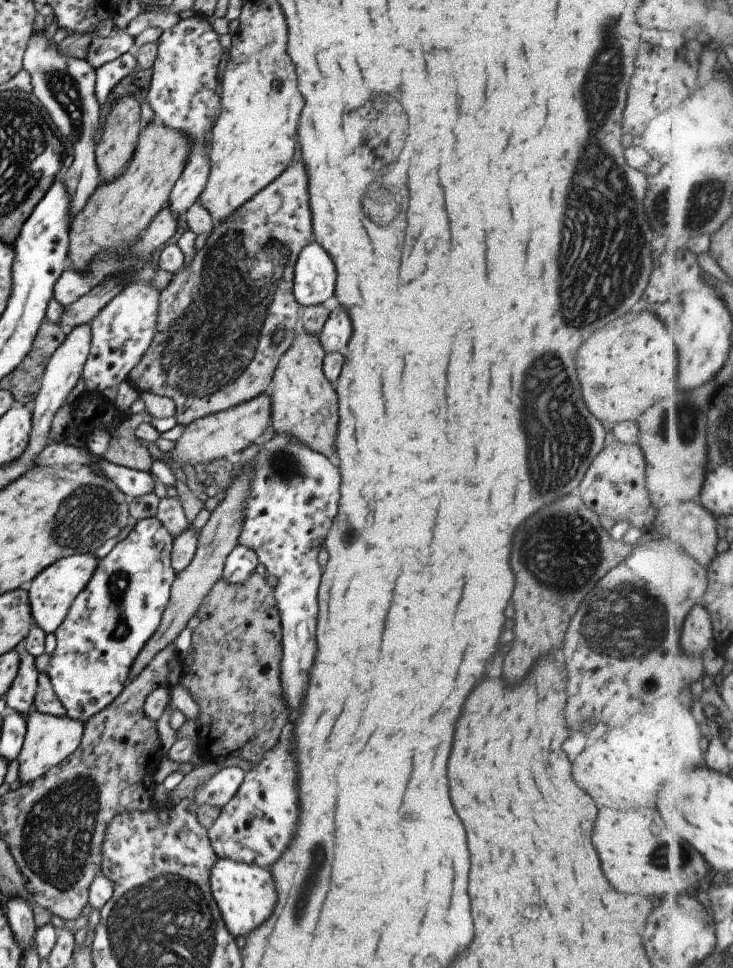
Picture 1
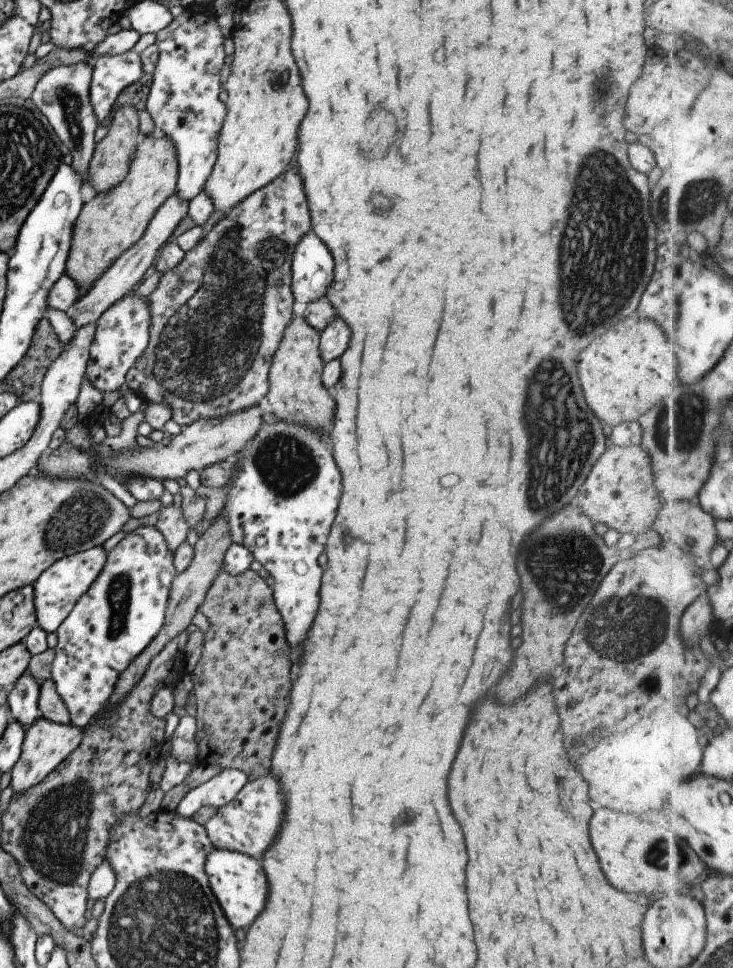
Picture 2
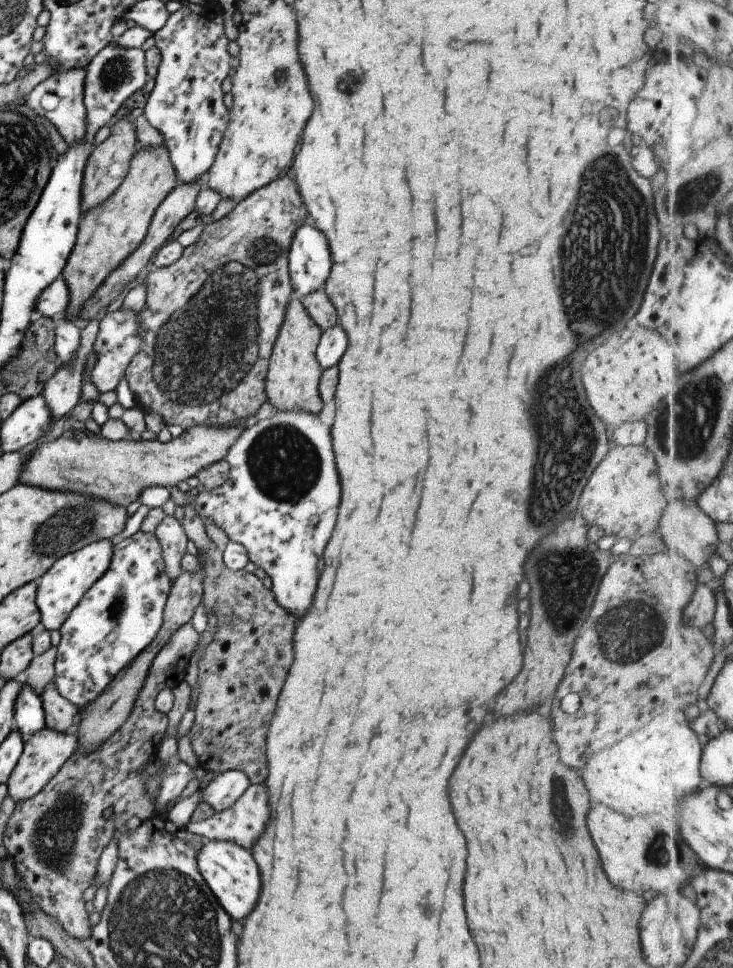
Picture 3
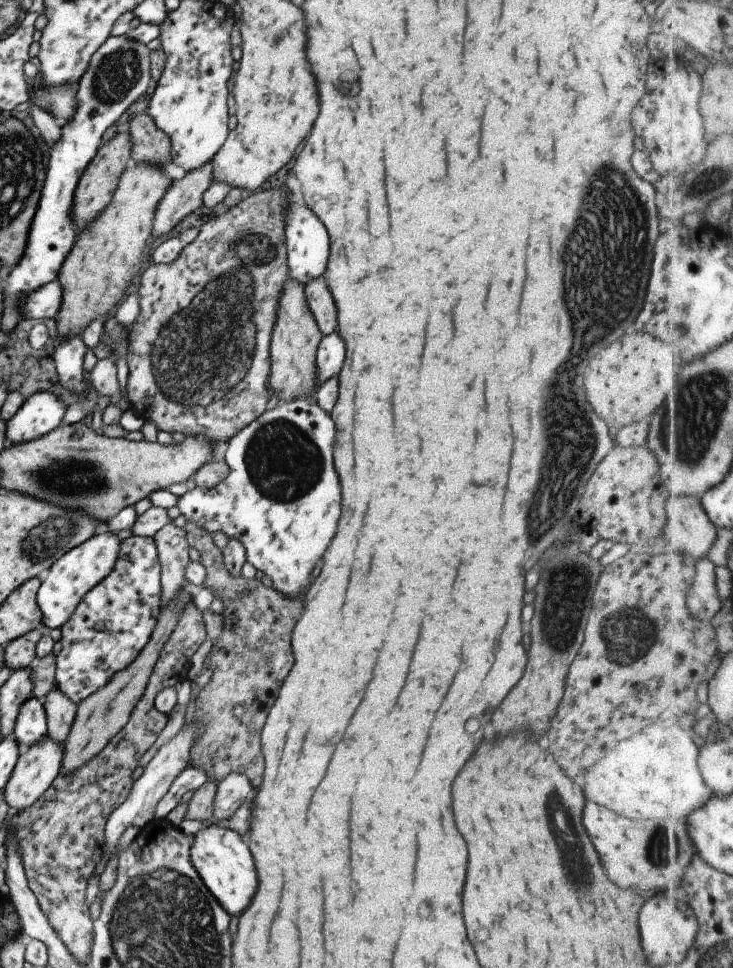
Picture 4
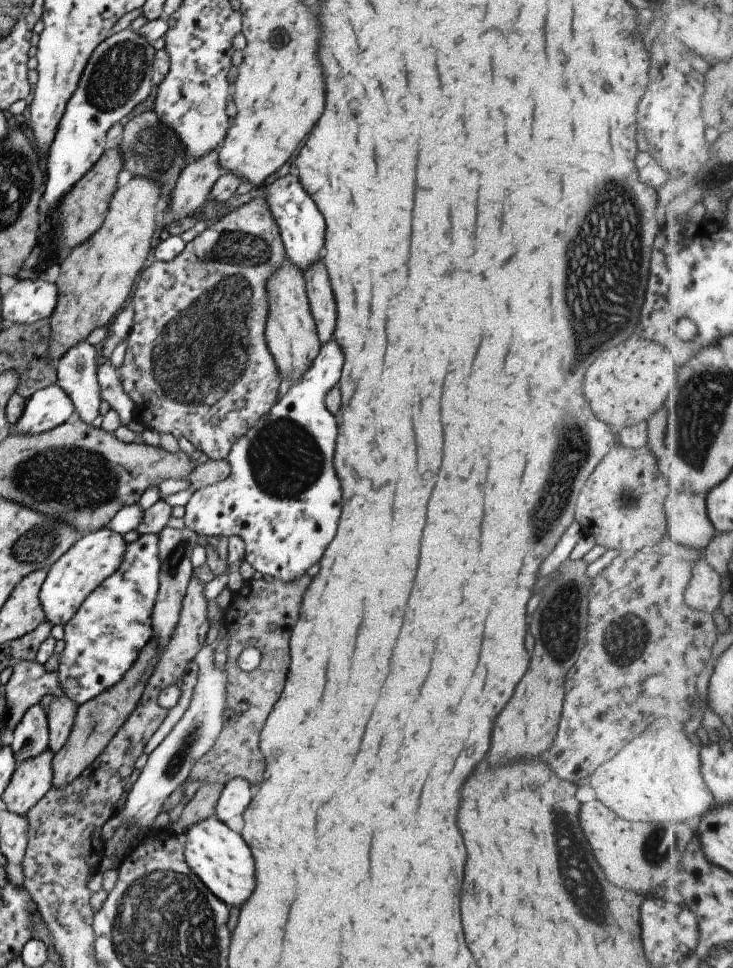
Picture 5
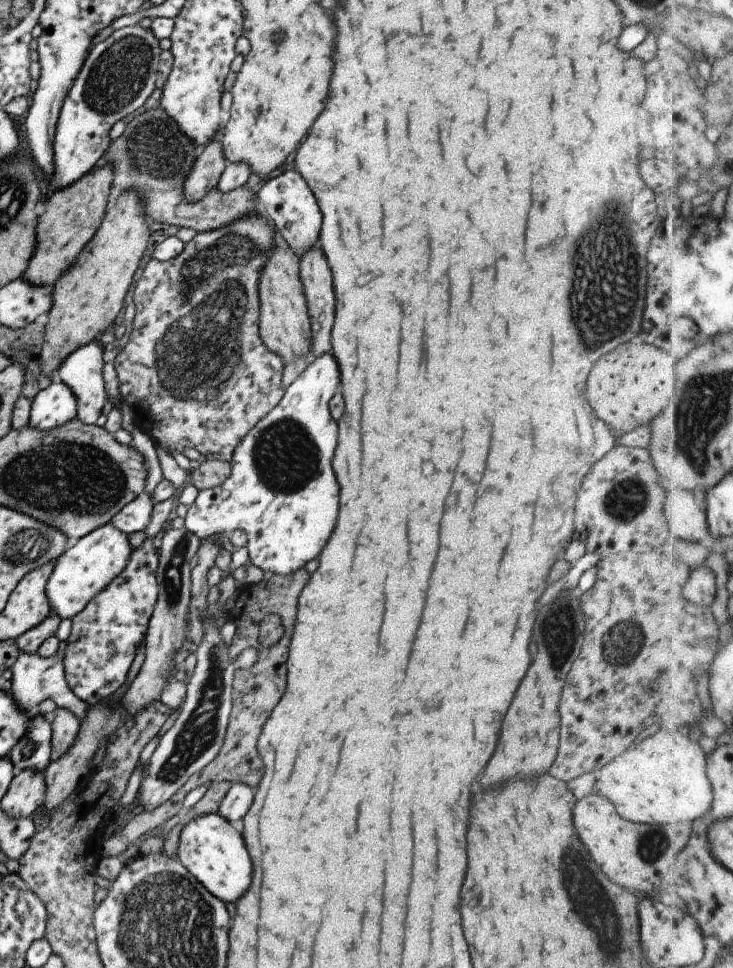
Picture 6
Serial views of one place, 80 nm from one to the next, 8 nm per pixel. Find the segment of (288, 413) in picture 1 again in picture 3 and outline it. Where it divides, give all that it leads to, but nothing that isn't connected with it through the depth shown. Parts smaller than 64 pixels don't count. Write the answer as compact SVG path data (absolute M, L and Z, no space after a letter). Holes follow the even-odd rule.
M292 297L286 309L286 316L279 330L271 352L266 377L267 402L280 412L303 409L313 415L322 410L319 378L323 373L316 358L316 351L322 330L305 311L302 301Z

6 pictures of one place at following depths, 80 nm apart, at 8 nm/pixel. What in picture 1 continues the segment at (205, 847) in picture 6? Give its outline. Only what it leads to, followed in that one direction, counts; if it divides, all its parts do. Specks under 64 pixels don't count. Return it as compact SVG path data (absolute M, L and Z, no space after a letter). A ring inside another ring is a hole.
M217 859L212 867L209 883L212 896L232 936L246 936L256 930L260 924L264 924L264 920L268 920L276 906L276 885L272 873L266 867Z

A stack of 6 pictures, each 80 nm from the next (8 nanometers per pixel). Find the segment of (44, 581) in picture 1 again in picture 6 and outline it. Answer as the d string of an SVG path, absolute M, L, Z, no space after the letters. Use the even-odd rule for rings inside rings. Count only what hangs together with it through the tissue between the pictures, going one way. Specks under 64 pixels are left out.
M112 523L98 527L79 538L75 546L66 549L56 560L46 583L45 595L52 614L58 615L61 620L70 620L82 612L88 601L103 591L124 570L132 549L128 535L120 532Z

